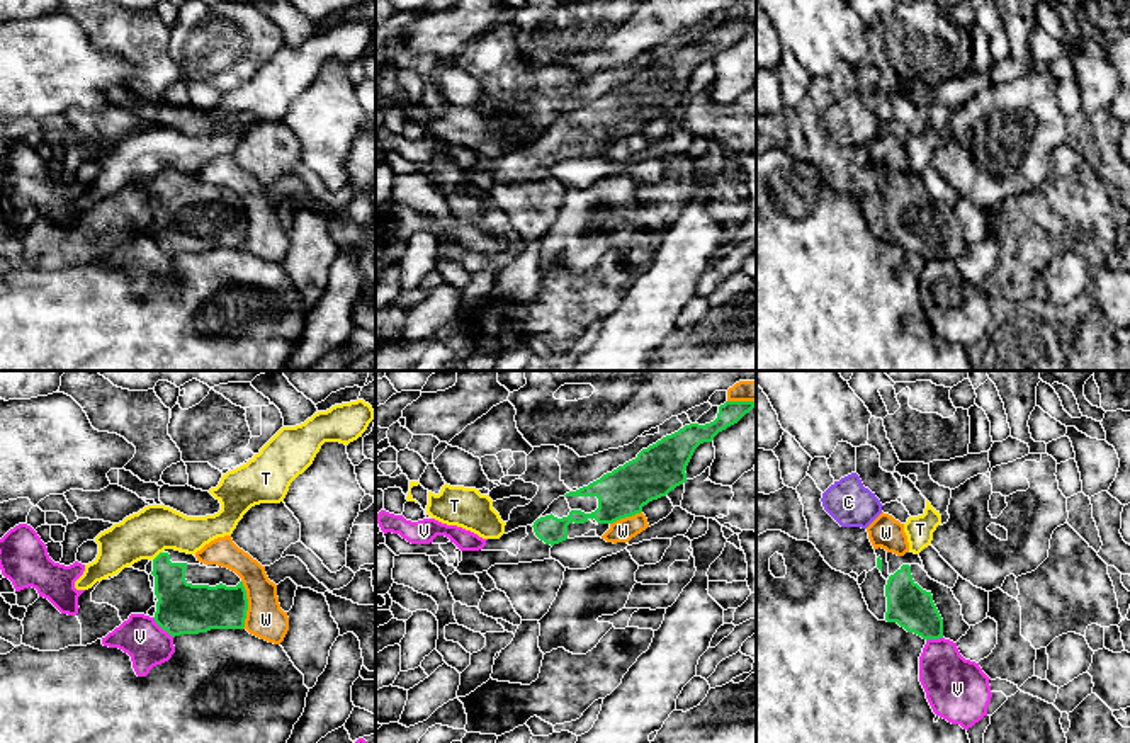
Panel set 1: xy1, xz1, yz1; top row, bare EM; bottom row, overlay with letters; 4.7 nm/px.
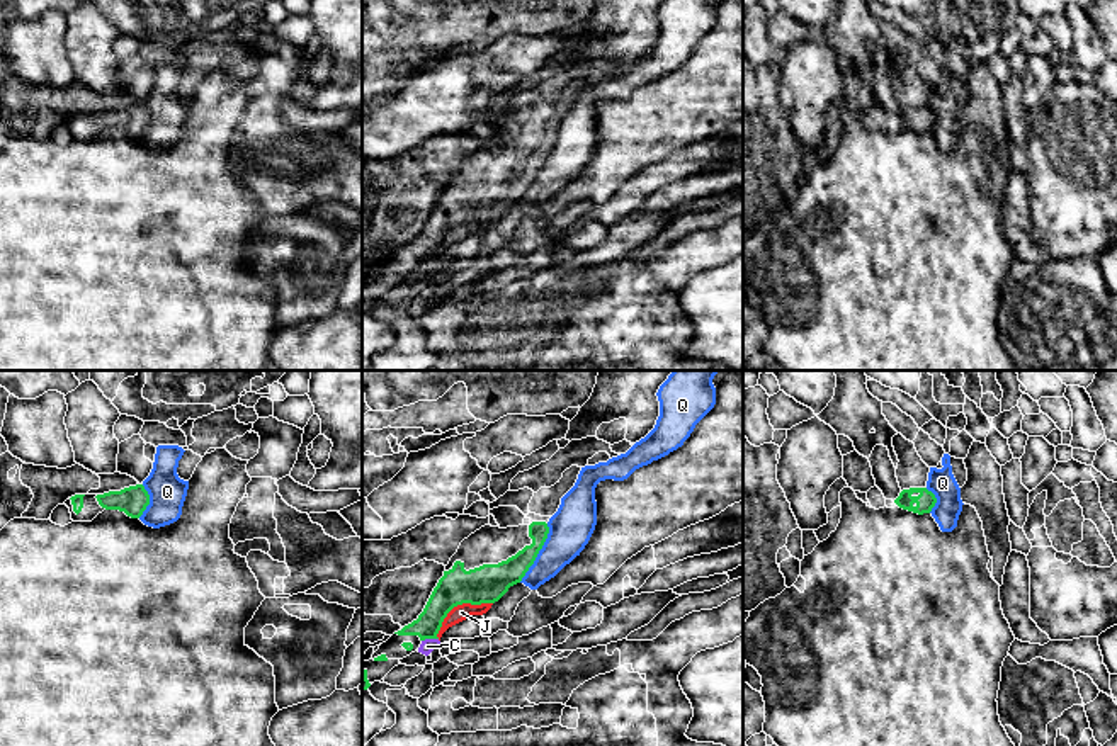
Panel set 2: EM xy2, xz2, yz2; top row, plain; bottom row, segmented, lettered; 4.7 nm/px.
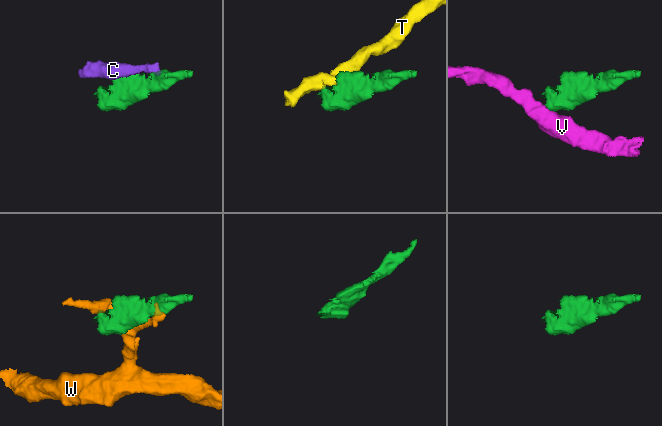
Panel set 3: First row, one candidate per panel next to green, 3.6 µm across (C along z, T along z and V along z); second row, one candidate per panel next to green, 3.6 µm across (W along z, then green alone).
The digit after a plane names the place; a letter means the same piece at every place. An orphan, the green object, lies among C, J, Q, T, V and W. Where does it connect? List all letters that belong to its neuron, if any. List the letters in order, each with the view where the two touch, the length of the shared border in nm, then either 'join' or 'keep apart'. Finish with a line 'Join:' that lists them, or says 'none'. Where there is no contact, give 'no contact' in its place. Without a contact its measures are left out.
C: meets green in xz2; contact 80 nm long; keep apart
J: meets green in xz2; contact 320 nm long; keep apart
Q: meets green in xz2; contact 320 nm long; keep apart
T: meets green in xy1; contact 60 nm long; keep apart
V: meets green in xy1; contact 140 nm long; keep apart
W: meets green in xy1; contact 240 nm long; keep apart
Join: none

